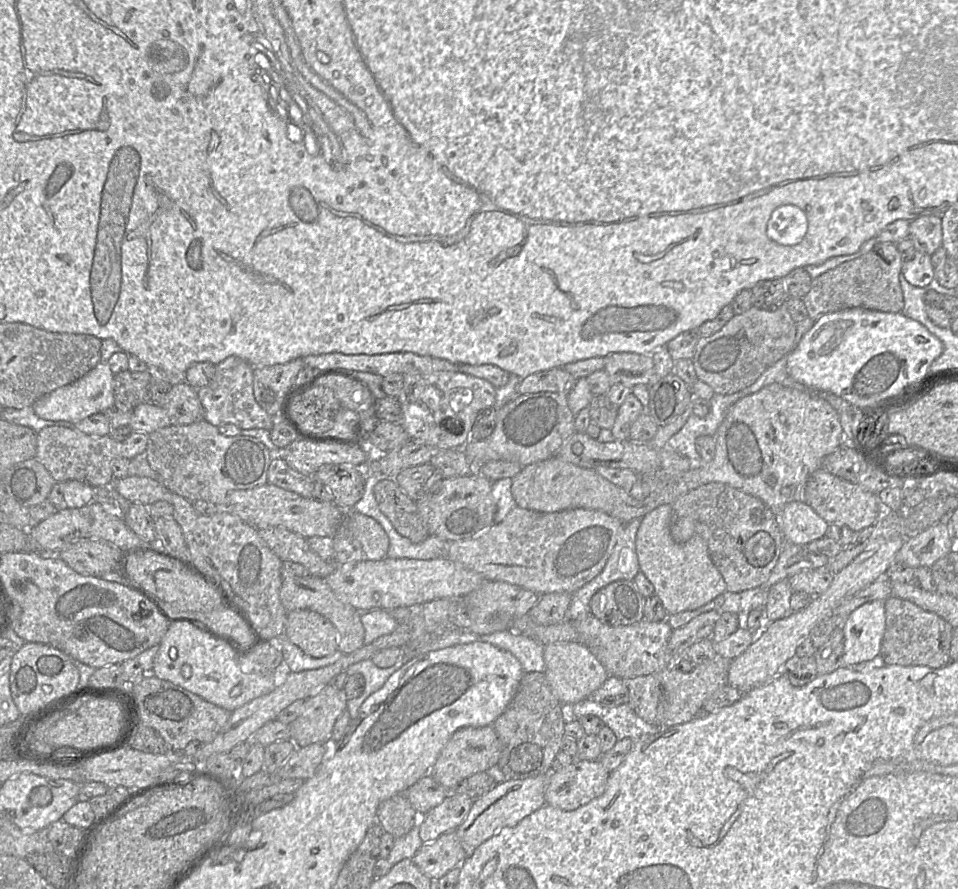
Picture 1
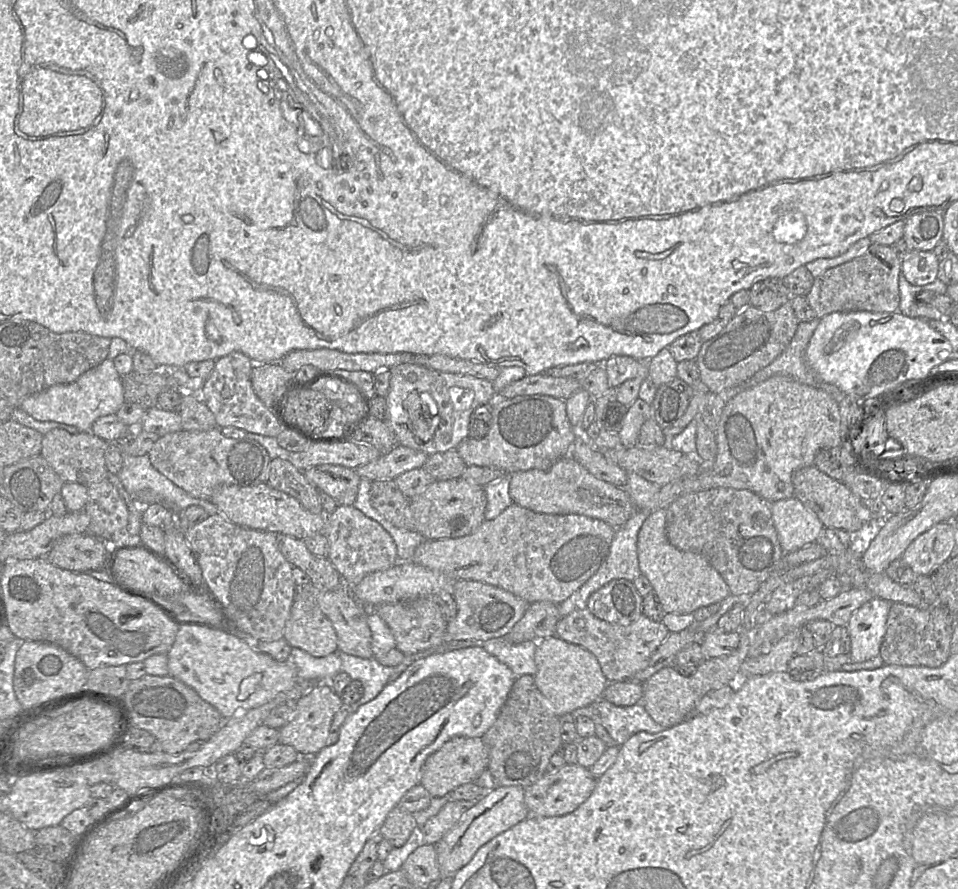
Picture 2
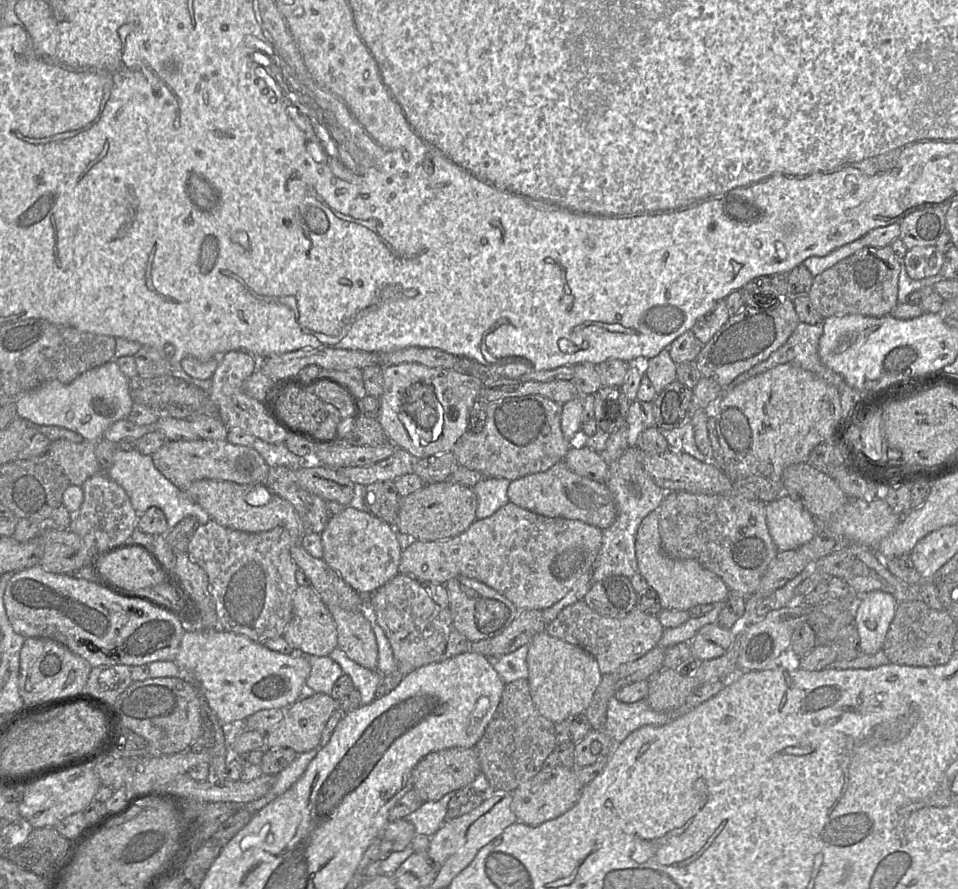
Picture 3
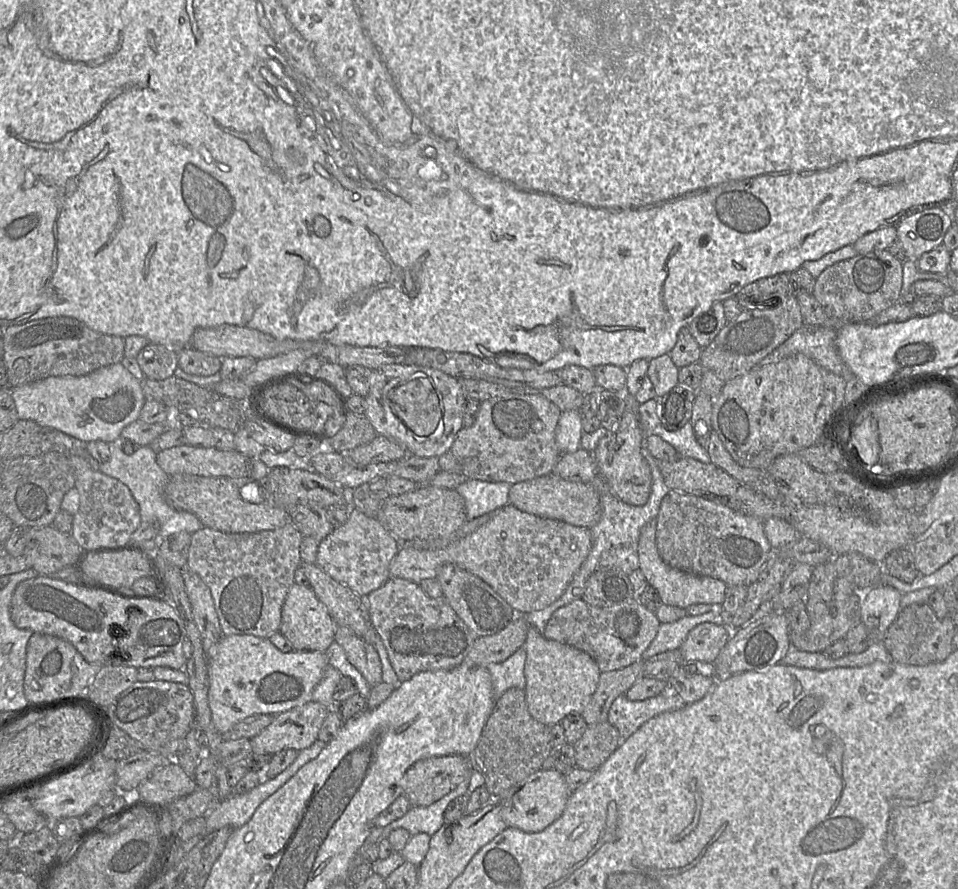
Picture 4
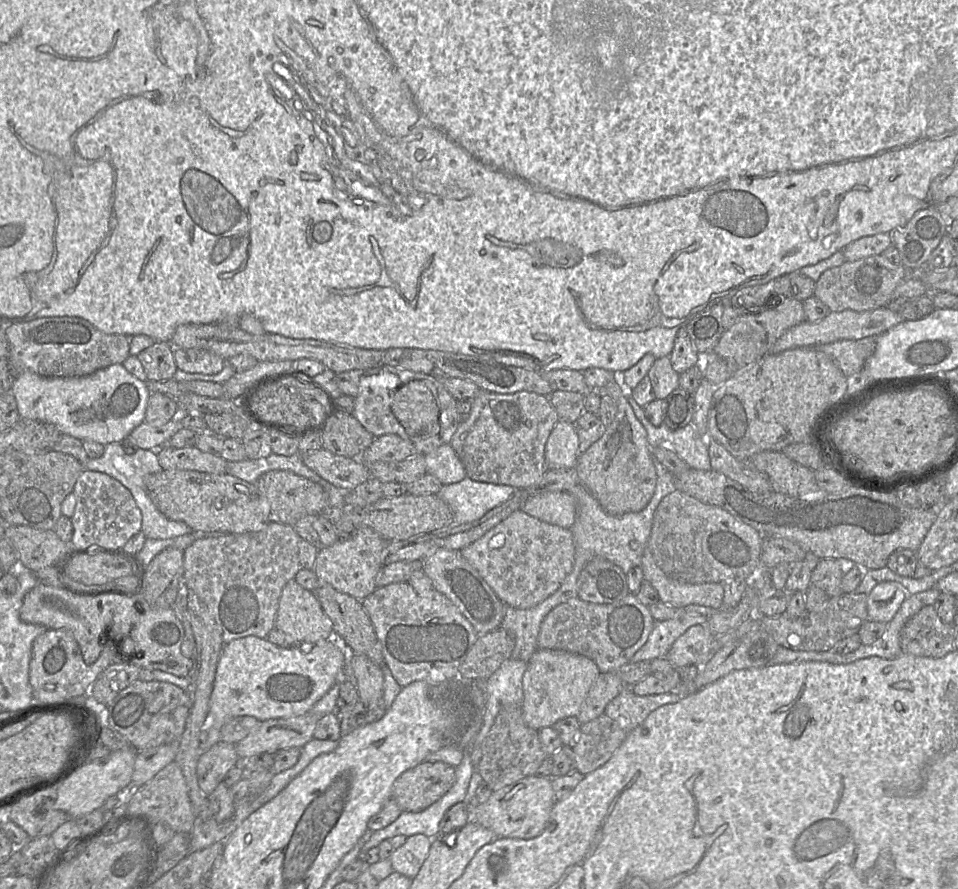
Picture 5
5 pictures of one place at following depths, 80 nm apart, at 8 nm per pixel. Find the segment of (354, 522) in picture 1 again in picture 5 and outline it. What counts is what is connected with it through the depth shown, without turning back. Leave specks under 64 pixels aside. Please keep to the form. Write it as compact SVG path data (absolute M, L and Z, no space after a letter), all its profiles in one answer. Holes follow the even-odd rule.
M357 527L350 538L338 539L333 545L318 550L312 569L320 582L326 582L339 592L362 601L377 588L376 578L385 566L385 548L388 542L369 527Z

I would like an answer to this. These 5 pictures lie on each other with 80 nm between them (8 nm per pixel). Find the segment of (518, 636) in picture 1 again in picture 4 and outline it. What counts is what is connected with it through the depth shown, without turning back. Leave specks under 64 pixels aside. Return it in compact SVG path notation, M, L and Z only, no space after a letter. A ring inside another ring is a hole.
M522 647L504 662L492 663L487 666L492 680L494 703L510 688L525 689L525 661L526 649Z

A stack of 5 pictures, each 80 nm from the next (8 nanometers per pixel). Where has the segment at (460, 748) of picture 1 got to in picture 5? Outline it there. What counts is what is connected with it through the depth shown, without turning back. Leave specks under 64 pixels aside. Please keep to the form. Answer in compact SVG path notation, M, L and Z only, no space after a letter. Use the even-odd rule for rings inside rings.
M423 761L395 780L391 799L402 812L420 812L446 794L455 781L455 767L444 762Z

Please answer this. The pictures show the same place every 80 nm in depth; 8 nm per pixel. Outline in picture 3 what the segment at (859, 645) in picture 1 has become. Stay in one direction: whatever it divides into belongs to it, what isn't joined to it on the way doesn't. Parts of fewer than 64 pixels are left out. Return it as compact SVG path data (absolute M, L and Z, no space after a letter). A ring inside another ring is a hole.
M880 590L858 596L854 624L859 633L861 654L875 654L882 649L898 603L892 594Z

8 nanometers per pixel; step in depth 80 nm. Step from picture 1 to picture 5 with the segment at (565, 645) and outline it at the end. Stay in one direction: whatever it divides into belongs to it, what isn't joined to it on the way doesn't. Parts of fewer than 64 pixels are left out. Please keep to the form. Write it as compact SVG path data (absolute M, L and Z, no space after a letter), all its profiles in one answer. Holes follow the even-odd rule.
M537 649L524 673L522 714L532 729L553 726L559 720L576 717L594 681L601 673L590 658L568 651Z

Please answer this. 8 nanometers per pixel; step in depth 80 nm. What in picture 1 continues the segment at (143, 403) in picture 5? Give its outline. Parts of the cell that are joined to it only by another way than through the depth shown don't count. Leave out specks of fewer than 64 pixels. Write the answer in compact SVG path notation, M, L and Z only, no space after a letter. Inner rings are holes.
M99 362L80 379L71 384L57 388L51 393L36 400L32 404L32 407L35 413L43 419L67 421L73 424L77 423L90 415L102 413L114 404L113 379L114 374L107 362Z

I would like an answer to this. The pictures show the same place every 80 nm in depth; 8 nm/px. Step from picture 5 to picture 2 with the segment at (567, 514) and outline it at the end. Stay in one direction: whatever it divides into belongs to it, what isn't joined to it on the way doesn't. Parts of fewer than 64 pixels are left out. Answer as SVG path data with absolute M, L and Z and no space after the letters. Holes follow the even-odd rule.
M570 456L558 459L547 470L519 471L509 477L509 493L513 503L536 513L584 515L604 521L617 529L637 511L632 499L623 488L596 478Z

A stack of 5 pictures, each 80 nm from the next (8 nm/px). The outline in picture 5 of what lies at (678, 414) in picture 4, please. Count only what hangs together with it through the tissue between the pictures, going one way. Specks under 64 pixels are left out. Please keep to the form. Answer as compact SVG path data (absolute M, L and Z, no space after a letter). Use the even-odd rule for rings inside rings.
M679 386L664 399L663 423L671 430L681 429L691 422L694 410L695 392Z

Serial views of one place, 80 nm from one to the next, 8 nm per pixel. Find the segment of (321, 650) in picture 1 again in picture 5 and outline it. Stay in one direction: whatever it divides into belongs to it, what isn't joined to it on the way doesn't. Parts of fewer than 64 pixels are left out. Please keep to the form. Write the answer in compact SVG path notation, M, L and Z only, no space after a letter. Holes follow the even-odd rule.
M294 578L282 590L275 627L290 639L291 645L311 646L334 637L333 624L315 593L301 587Z

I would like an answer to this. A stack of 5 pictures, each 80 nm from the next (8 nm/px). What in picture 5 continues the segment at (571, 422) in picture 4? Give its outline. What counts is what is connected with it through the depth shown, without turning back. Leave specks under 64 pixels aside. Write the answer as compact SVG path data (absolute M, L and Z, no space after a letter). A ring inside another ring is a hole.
M560 420L553 427L545 445L548 469L575 468L579 457L579 437L575 423Z

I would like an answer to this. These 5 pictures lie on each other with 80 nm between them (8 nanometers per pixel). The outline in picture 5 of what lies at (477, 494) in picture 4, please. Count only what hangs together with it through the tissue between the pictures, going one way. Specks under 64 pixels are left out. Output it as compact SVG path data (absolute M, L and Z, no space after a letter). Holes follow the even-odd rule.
M466 476L457 483L443 485L437 495L451 508L452 525L456 526L480 519L517 491L510 485L475 481Z

